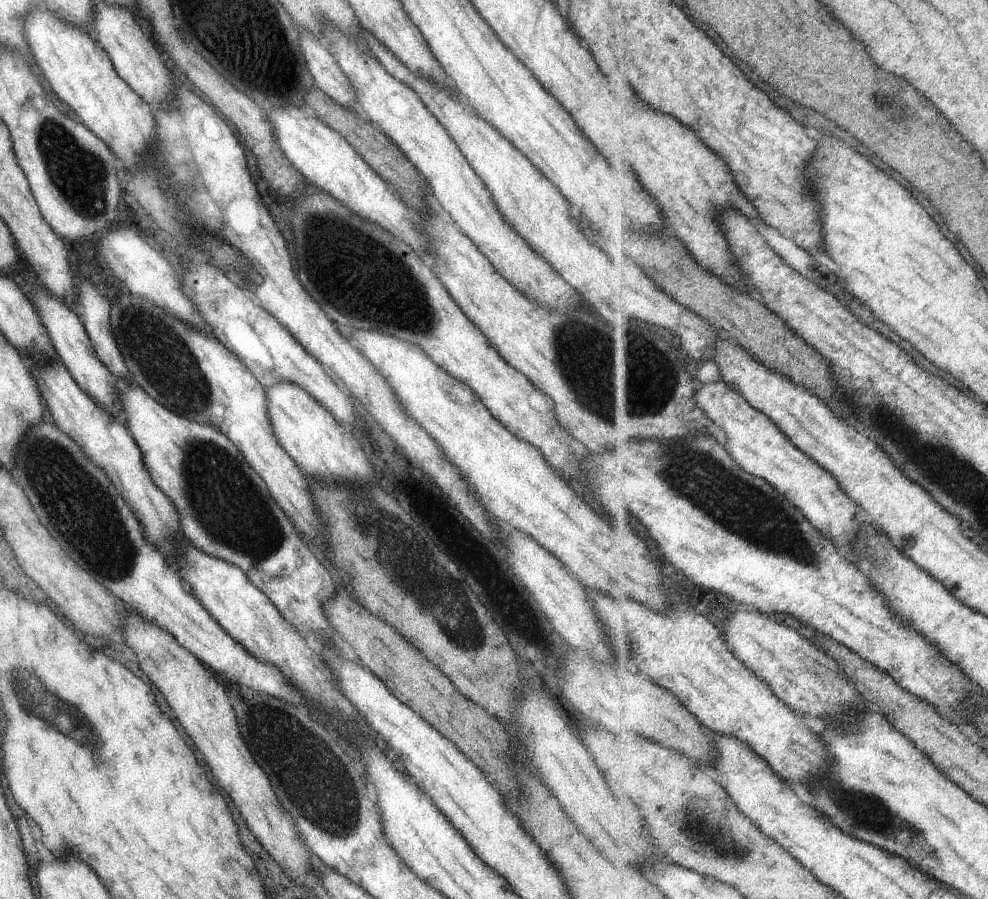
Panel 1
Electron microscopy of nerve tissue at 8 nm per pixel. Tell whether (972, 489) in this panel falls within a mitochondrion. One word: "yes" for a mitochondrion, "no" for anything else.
yes

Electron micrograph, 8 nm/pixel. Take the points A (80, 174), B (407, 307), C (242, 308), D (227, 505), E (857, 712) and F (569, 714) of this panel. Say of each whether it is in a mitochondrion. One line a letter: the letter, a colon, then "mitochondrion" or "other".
A: mitochondrion
B: mitochondrion
C: other
D: mitochondrion
E: other
F: other

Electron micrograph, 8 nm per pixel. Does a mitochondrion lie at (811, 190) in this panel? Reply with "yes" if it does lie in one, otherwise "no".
no

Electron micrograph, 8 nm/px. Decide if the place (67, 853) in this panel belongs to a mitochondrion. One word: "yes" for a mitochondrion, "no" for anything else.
no

